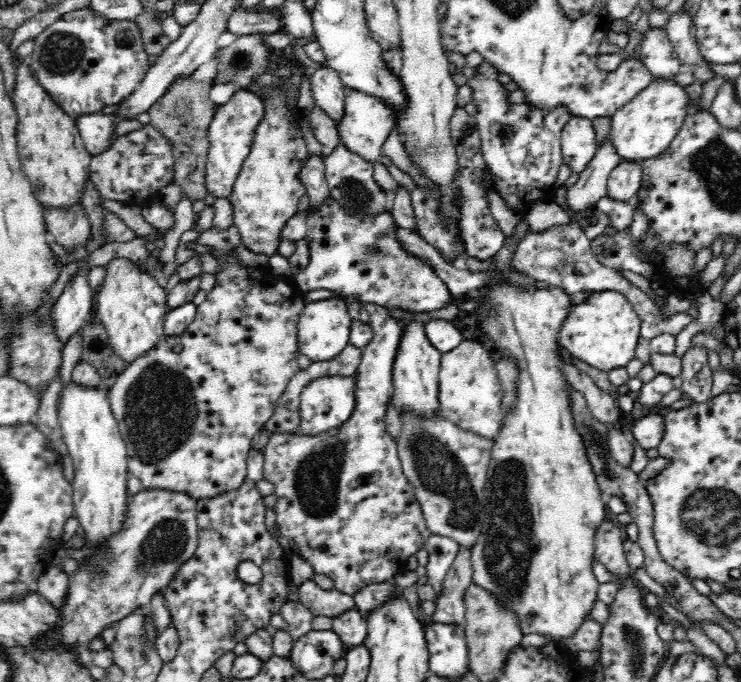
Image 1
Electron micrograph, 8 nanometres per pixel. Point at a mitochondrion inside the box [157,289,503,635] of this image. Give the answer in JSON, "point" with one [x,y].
{"point":[439,471]}

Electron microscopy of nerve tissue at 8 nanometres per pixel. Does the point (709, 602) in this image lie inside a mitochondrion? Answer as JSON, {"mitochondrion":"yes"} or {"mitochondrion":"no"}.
{"mitochondrion":"no"}

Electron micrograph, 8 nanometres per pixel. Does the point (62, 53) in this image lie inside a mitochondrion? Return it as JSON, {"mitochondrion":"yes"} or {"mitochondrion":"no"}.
{"mitochondrion":"yes"}

